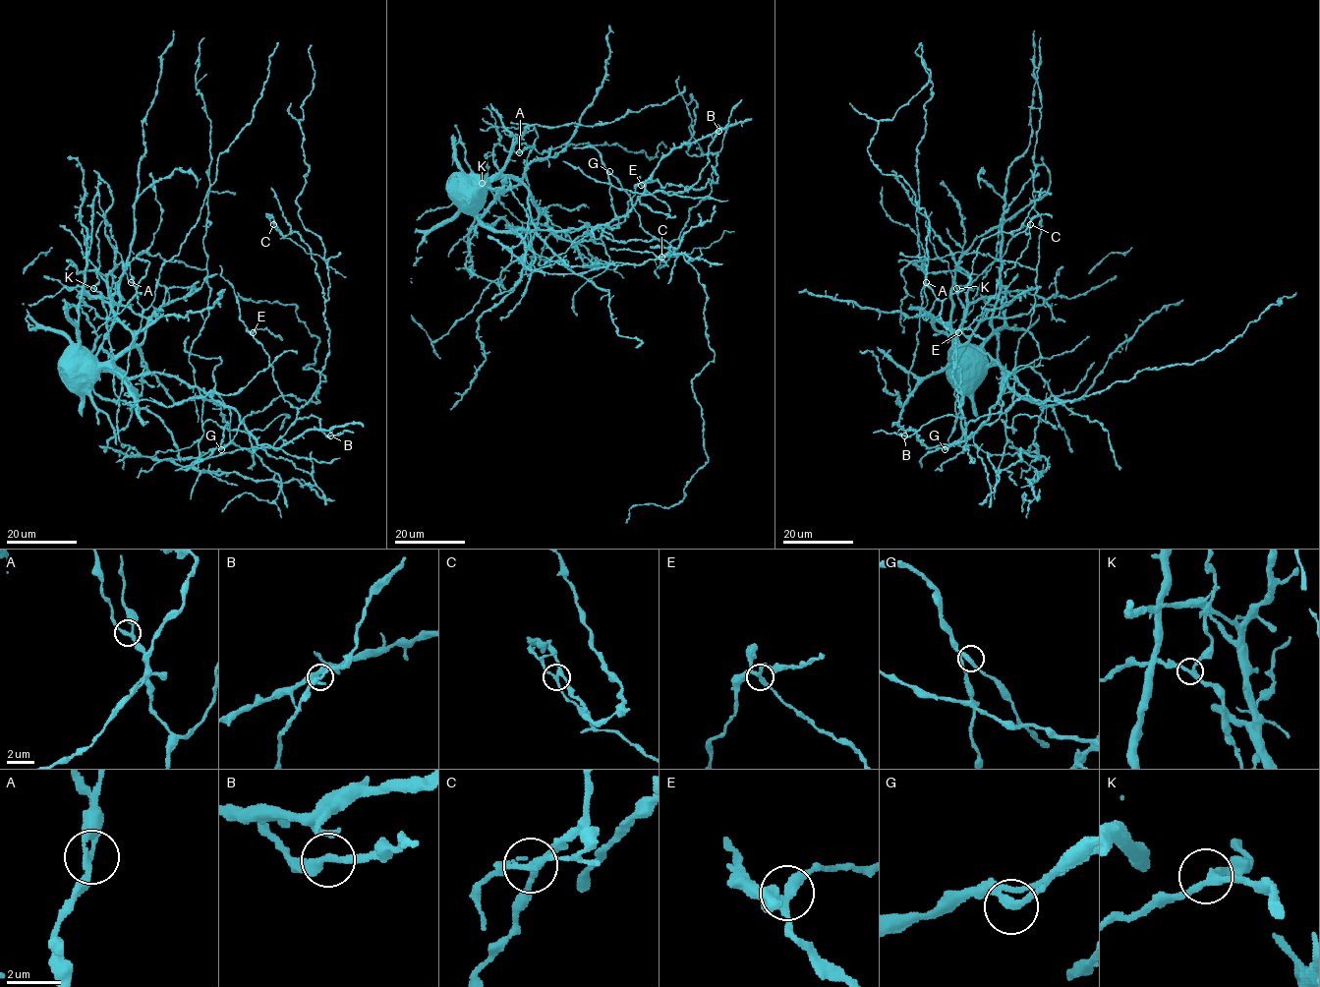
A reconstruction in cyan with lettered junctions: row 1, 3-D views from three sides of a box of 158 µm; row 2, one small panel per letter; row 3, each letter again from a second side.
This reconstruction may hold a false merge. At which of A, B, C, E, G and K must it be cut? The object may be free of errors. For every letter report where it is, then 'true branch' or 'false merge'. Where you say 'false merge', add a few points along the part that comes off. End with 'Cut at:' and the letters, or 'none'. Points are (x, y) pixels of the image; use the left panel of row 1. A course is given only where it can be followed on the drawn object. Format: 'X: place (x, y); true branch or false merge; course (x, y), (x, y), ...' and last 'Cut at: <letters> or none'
A: place (131, 282); true branch
B: place (330, 435); true branch
C: place (273, 224); false merge; course (273, 223), (283, 237), (291, 239), (308, 254), (318, 256), (346, 277)
E: place (253, 332); true branch
G: place (221, 449); true branch
K: place (93, 288); true branch
Cut at: C

